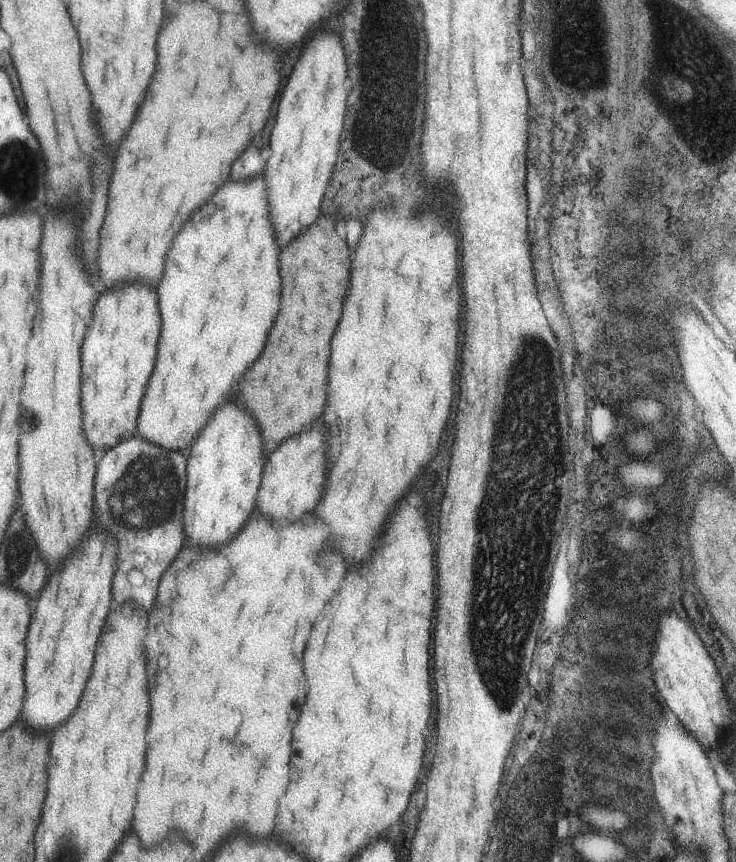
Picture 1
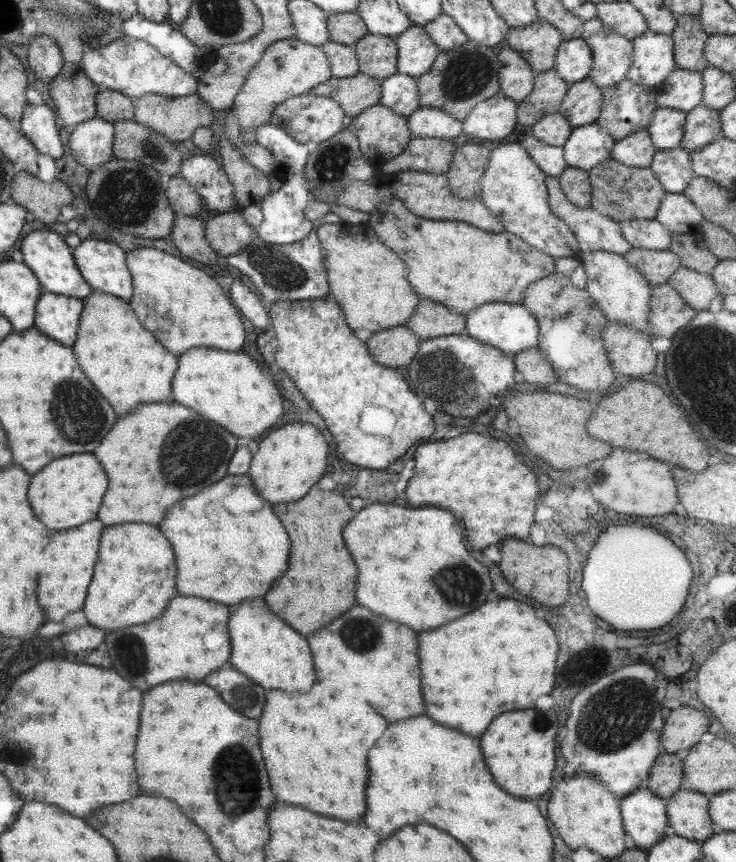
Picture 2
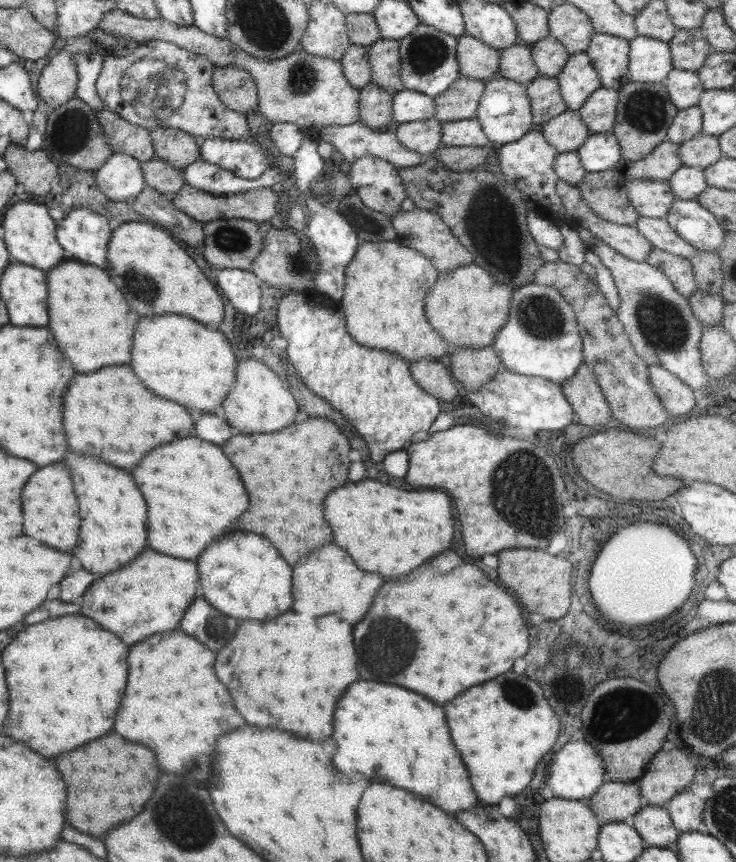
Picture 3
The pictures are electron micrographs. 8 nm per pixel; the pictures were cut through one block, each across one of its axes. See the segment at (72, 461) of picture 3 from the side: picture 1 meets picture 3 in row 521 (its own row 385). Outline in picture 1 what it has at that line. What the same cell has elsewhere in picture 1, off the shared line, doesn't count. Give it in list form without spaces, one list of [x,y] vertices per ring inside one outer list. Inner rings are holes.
[[[119,284],[115,290],[105,292],[95,302],[93,322],[87,330],[87,336],[81,342],[81,408],[83,408],[83,438],[93,450],[109,450],[115,444],[123,442],[136,434],[136,420],[147,386],[147,380],[153,370],[153,356],[156,352],[161,318],[157,316],[157,292],[145,284]]]

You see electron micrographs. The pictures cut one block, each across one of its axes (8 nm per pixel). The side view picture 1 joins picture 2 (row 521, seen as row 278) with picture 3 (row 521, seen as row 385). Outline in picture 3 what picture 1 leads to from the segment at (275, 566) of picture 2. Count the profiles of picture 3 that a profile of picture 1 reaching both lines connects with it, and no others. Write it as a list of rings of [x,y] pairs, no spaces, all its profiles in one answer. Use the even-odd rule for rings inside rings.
[[[193,435],[171,440],[151,450],[151,454],[143,454],[129,473],[147,502],[147,548],[169,557],[195,561],[212,540],[233,530],[231,524],[247,507],[247,494],[229,460],[217,446]]]

